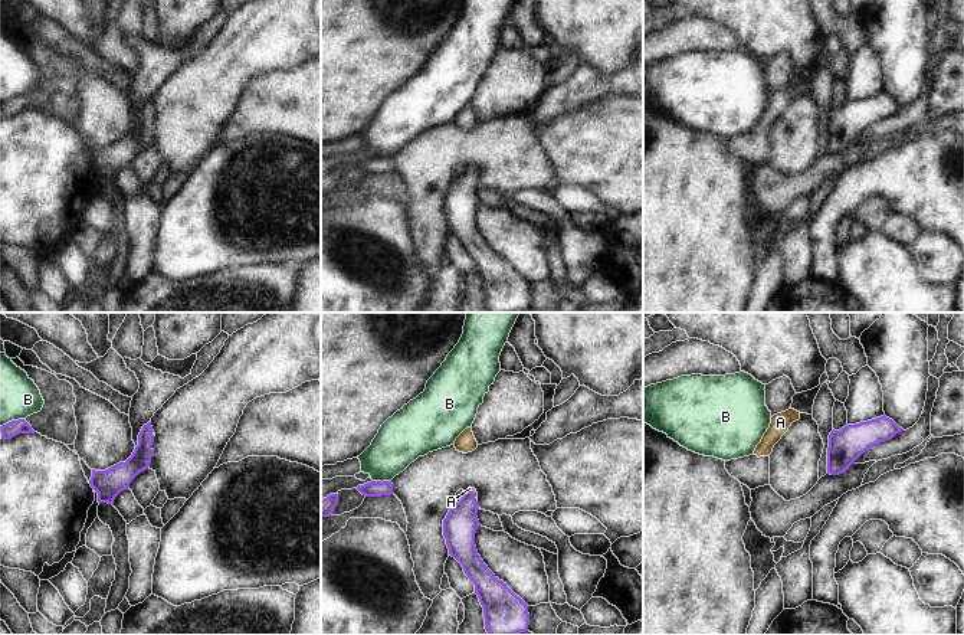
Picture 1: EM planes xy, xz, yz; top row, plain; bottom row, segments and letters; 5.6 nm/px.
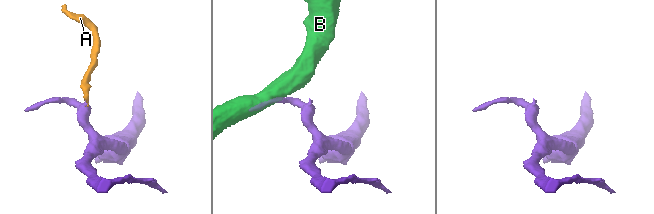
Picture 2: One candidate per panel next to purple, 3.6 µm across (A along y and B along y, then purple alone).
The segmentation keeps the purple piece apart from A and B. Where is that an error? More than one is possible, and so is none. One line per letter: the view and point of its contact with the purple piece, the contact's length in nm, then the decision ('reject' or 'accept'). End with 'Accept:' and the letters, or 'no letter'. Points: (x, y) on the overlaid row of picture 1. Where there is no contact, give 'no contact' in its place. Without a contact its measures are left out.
A: meets purple in xz at (474, 493); contact 80 nm long; accept
B: meets purple in xz at (380, 481); contact 100 nm long; reject
Accept: A

